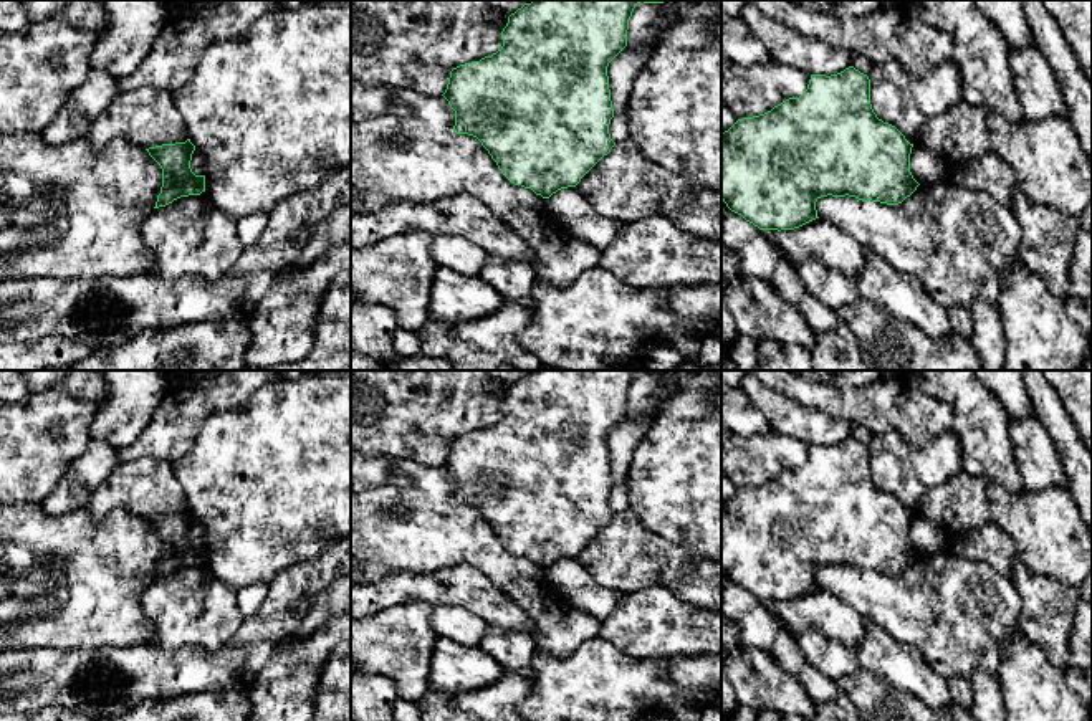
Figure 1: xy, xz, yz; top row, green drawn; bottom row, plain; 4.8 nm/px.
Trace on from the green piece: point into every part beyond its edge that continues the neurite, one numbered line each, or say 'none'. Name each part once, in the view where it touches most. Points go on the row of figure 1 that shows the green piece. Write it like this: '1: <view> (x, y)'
none

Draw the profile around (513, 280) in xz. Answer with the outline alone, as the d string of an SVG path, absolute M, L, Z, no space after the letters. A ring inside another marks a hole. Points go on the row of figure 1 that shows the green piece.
M490 256L480 271L480 278L496 289L503 296L503 301L516 301L524 308L533 308L534 299L531 289L536 273L531 265Z

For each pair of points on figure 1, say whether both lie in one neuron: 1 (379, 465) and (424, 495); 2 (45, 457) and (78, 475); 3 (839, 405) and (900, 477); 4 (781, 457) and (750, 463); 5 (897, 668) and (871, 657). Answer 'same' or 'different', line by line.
1: different
2: different
3: different
4: same
5: same

